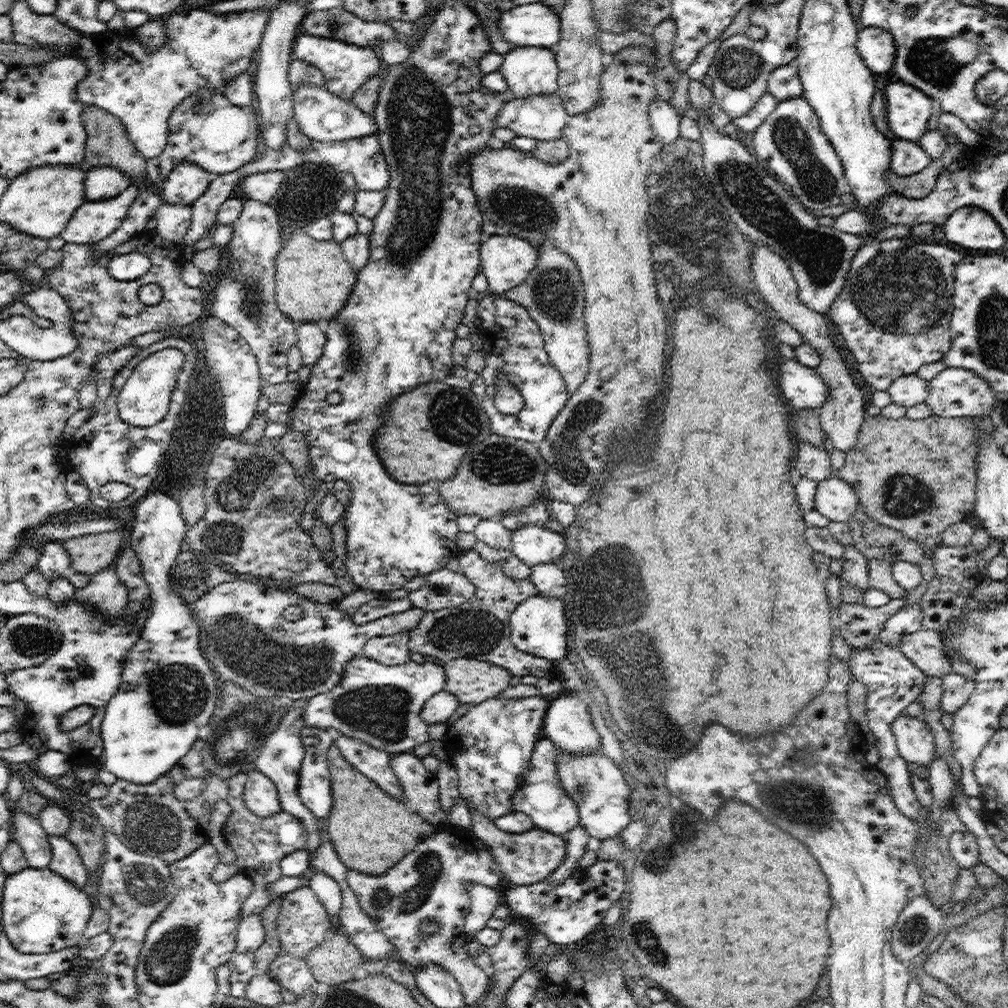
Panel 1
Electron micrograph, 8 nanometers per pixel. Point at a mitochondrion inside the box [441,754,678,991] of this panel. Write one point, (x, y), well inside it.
(645, 936)

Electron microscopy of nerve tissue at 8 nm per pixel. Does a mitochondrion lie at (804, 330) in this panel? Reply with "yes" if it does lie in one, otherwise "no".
no

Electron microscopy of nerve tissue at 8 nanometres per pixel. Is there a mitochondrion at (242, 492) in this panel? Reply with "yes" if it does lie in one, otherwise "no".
yes

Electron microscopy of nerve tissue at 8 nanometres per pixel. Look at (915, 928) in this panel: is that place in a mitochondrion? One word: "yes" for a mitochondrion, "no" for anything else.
yes

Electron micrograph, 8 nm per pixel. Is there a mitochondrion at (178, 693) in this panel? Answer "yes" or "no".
yes

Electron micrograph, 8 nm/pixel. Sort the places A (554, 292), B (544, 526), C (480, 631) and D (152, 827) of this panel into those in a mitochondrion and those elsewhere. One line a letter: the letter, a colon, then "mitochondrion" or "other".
A: mitochondrion
B: other
C: mitochondrion
D: mitochondrion

